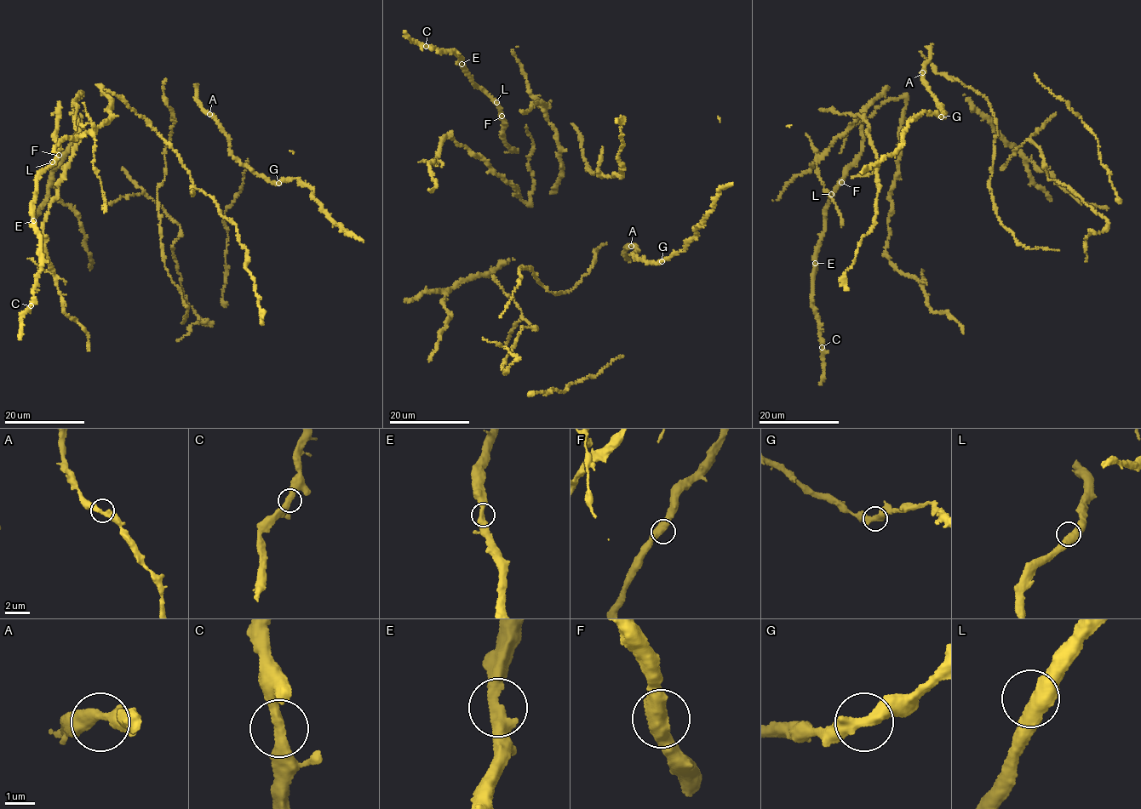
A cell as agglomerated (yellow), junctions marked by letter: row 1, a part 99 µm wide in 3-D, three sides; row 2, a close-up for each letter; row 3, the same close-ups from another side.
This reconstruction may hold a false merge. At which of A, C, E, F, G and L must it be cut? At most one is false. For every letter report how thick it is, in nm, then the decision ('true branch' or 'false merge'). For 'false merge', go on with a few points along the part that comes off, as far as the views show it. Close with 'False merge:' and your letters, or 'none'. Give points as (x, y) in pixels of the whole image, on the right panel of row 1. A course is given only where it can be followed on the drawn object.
A: 400 nm thick; true branch
C: 400 nm thick; true branch
E: 440 nm thick; true branch
F: 550 nm thick; true branch
G: 460 nm thick; true branch
L: 500 nm thick; true branch
False merge: none

